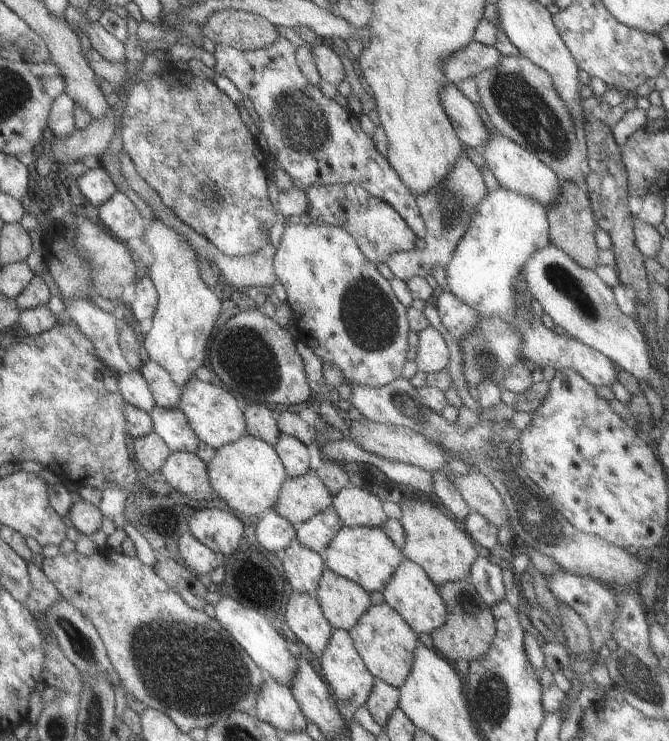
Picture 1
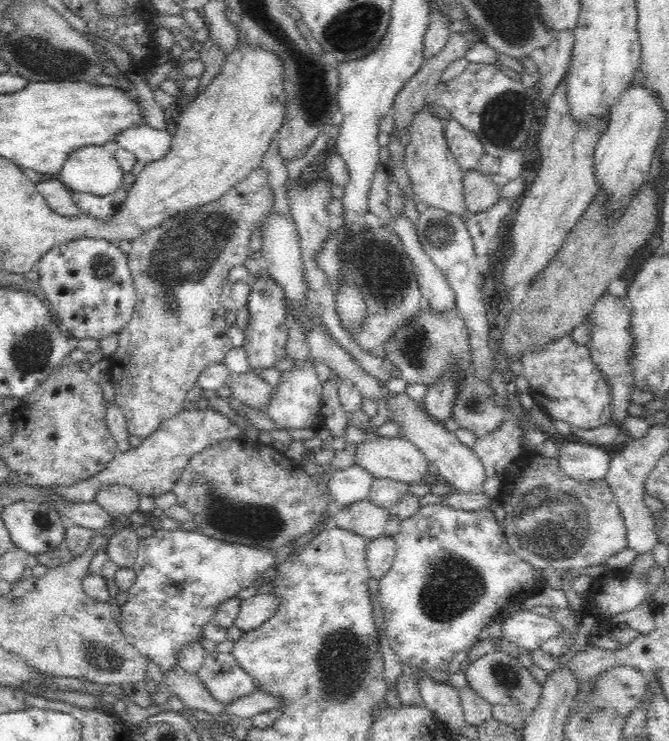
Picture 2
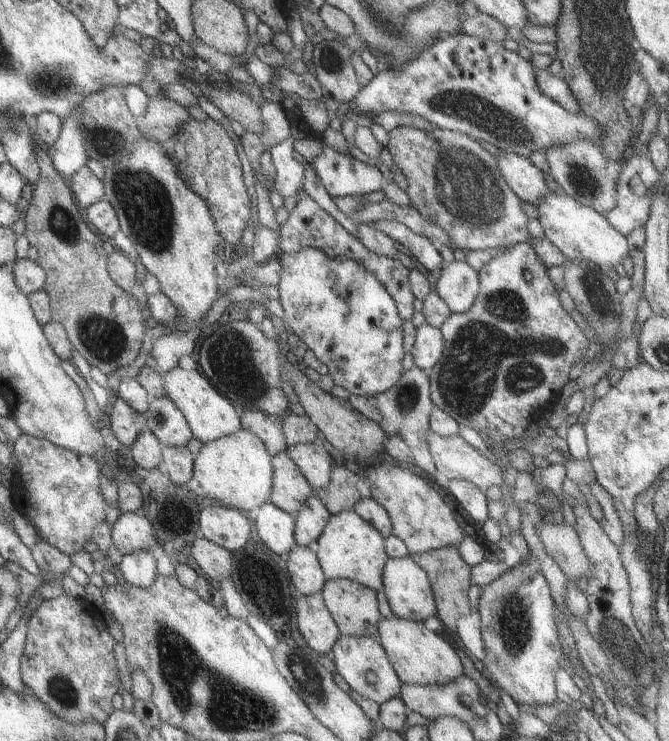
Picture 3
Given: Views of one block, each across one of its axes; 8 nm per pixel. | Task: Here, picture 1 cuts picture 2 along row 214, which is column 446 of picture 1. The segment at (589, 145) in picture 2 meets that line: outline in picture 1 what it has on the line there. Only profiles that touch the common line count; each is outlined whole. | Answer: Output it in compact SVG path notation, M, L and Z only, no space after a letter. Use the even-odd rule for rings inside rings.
M403 498L399 502L401 516L398 522L404 531L404 542L400 550L403 559L419 566L430 582L439 587L445 582L466 579L471 564L477 558L477 552L473 542L458 523L431 505L427 501L411 498Z

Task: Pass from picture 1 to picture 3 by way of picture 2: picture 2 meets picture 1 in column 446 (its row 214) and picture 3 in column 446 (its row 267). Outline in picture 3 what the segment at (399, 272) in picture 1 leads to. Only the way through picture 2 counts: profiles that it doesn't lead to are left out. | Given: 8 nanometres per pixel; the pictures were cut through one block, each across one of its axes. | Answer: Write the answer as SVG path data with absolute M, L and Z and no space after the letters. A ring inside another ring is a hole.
M397 126L393 130L388 131L388 140L386 145L391 160L399 170L401 170L405 180L407 181L407 188L405 192L409 198L409 206L413 206L419 214L427 220L435 224L441 232L445 232L445 236L449 238L449 244L453 246L453 249L458 255L466 250L485 250L486 248L496 248L500 246L511 246L523 241L526 241L528 236L527 230L527 215L521 208L521 200L509 190L508 184L501 178L499 170L497 170L497 164L495 158L485 151L475 140L465 136L464 134L453 132L450 130L440 129L432 127L431 130L419 130L419 128L411 128L411 126Z

